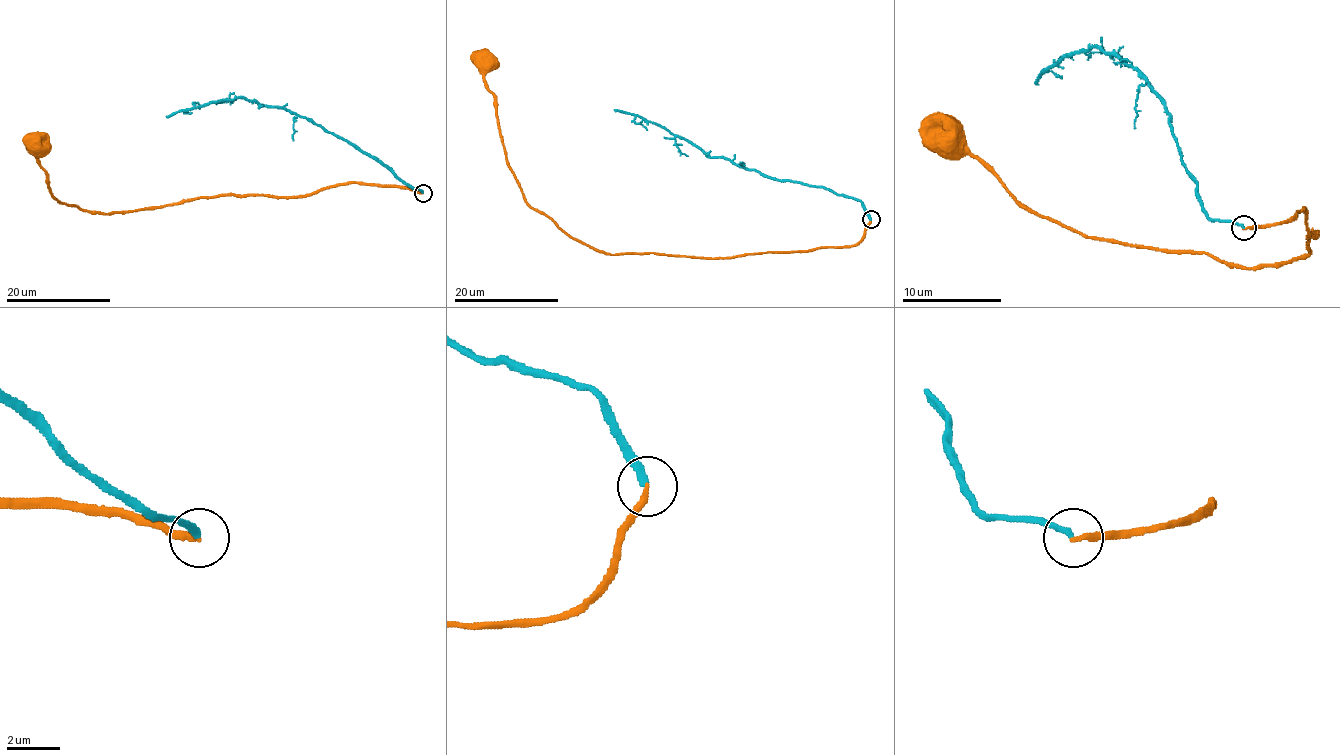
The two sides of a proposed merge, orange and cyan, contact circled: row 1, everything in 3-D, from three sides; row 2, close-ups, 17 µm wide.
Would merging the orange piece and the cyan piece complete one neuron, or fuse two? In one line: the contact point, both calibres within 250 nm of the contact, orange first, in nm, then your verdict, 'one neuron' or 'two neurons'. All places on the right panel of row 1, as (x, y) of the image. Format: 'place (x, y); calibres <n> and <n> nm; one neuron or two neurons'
place (1244, 228); calibres 220 and 240 nm; two neurons

